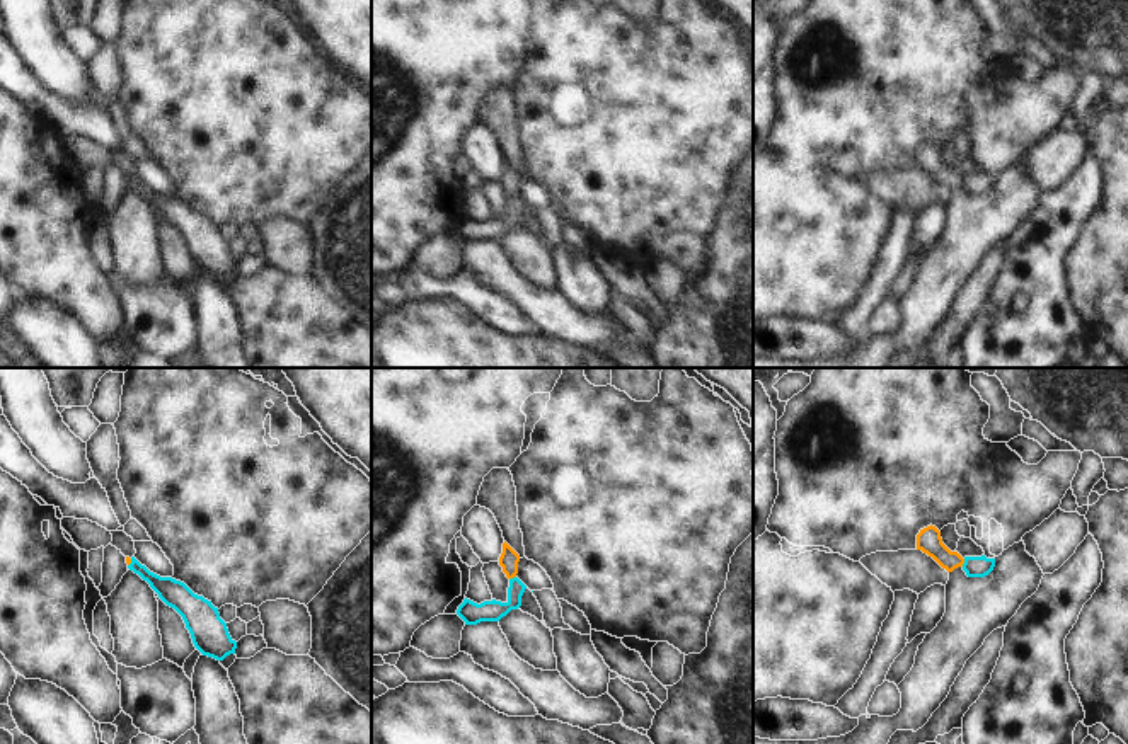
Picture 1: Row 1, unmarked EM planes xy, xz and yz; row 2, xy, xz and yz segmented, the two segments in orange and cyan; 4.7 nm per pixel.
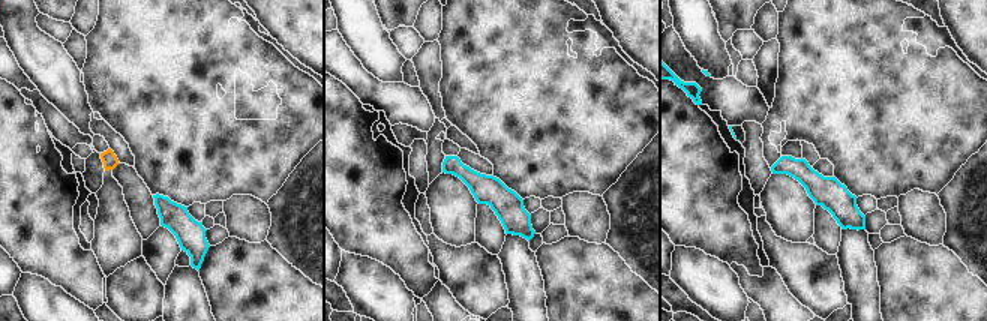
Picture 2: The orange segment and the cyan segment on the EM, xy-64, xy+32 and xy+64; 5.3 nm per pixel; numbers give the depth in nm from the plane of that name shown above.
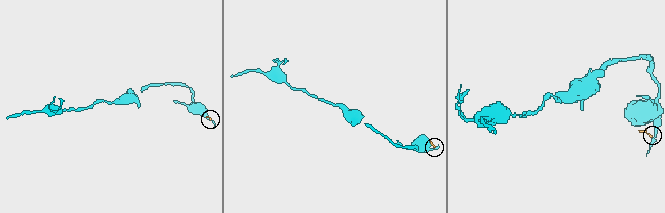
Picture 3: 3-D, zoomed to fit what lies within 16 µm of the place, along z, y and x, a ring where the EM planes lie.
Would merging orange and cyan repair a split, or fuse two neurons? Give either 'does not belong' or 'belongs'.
does not belong

